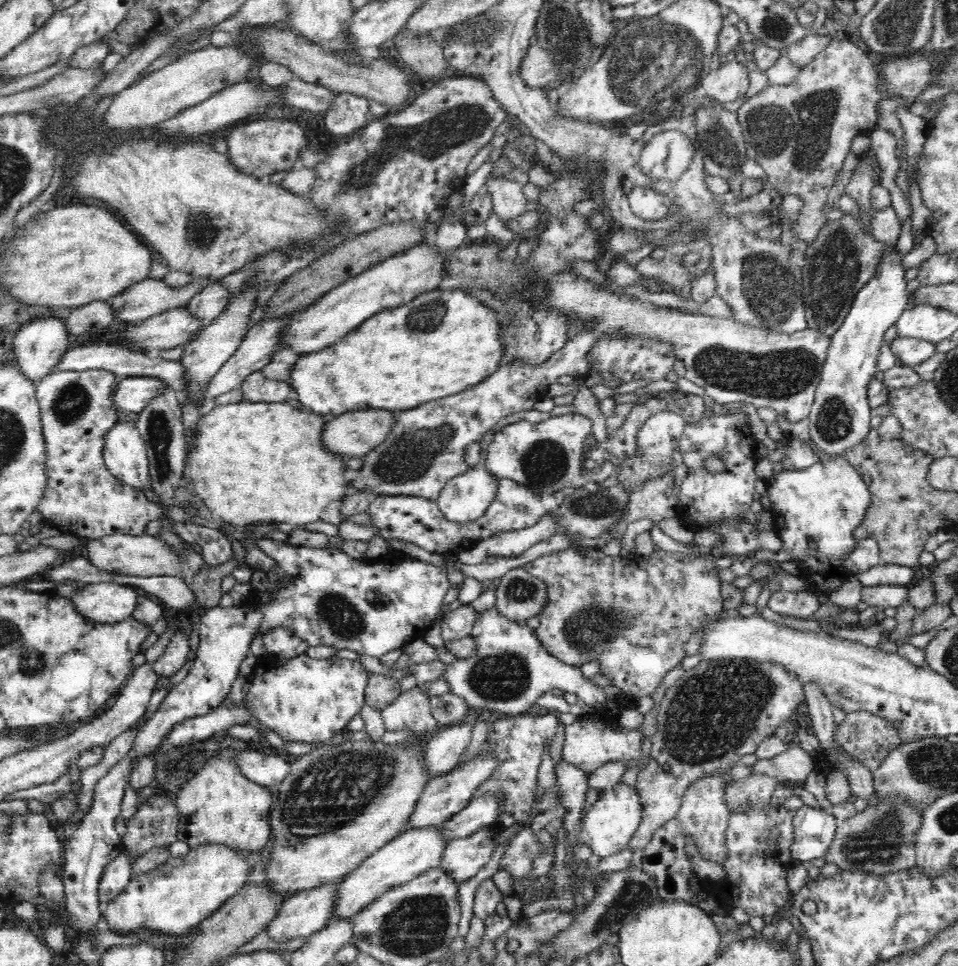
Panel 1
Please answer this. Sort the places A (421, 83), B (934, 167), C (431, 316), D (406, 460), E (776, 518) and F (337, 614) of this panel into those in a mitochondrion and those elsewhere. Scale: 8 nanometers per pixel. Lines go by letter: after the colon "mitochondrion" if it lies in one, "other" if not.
A: other
B: other
C: mitochondrion
D: mitochondrion
E: other
F: mitochondrion

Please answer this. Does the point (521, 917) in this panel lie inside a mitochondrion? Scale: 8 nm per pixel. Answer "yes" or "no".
no

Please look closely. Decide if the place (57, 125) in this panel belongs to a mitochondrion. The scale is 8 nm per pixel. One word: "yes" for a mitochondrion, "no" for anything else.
no

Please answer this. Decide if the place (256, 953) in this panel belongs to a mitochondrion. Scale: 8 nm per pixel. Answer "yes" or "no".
no

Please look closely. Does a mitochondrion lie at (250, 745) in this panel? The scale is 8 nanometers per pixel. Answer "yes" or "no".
no

